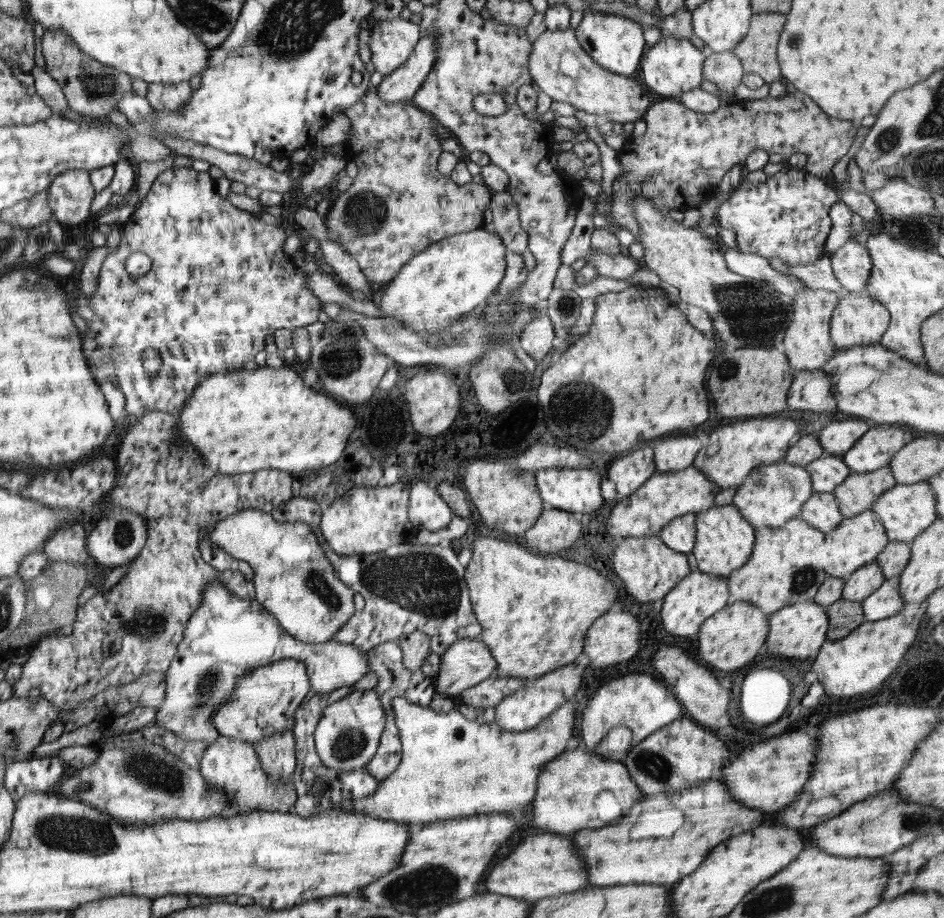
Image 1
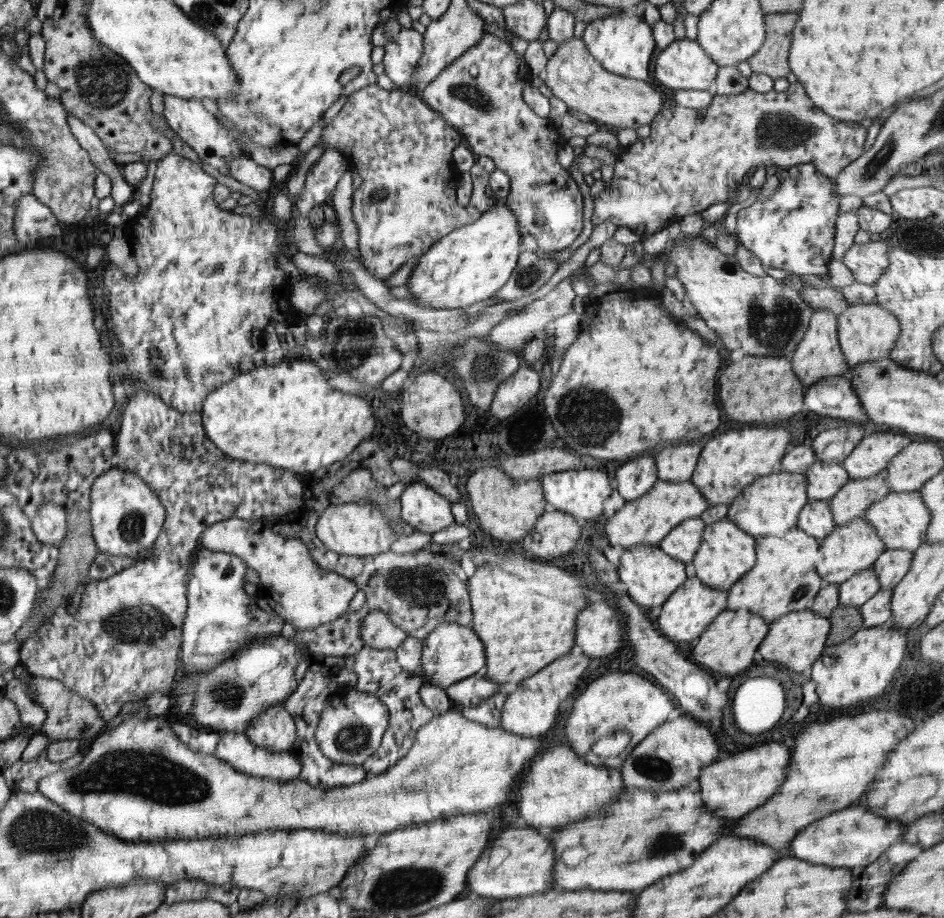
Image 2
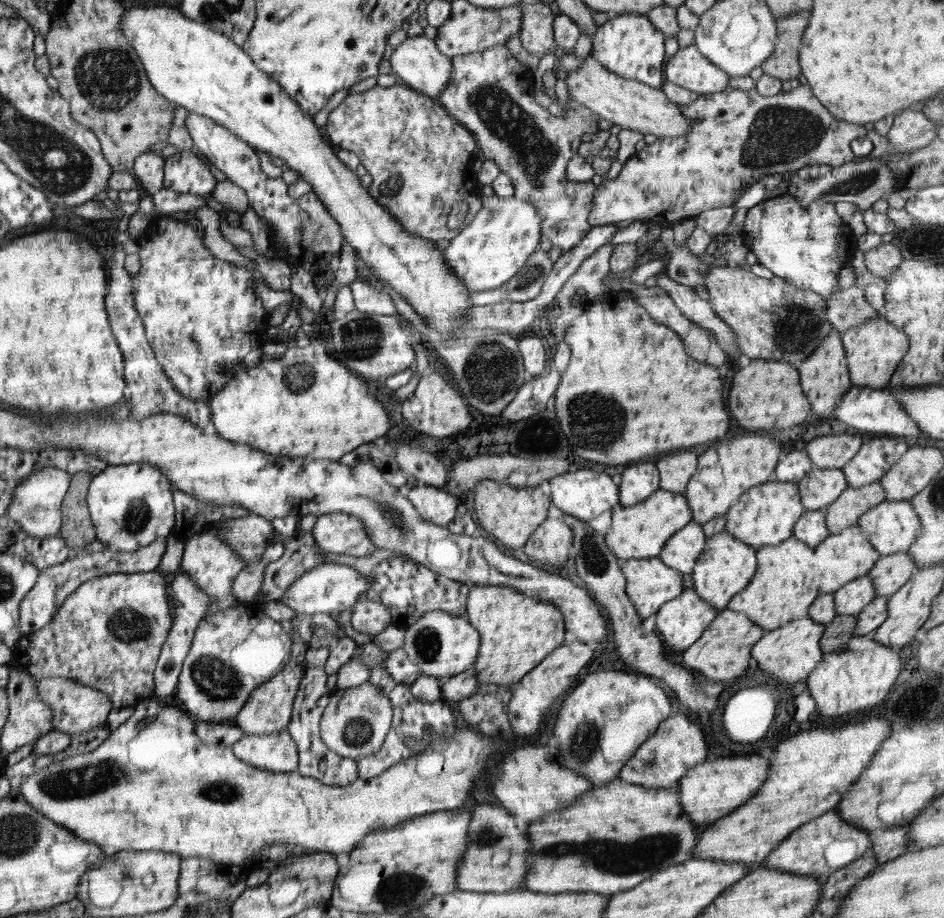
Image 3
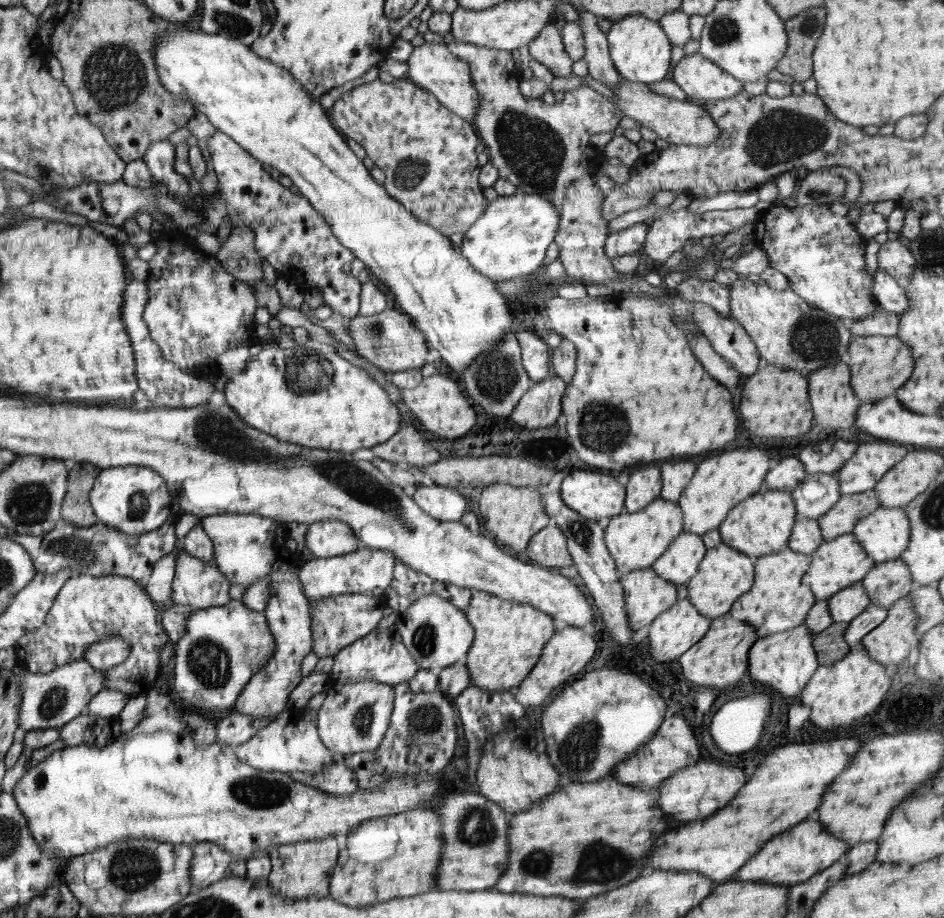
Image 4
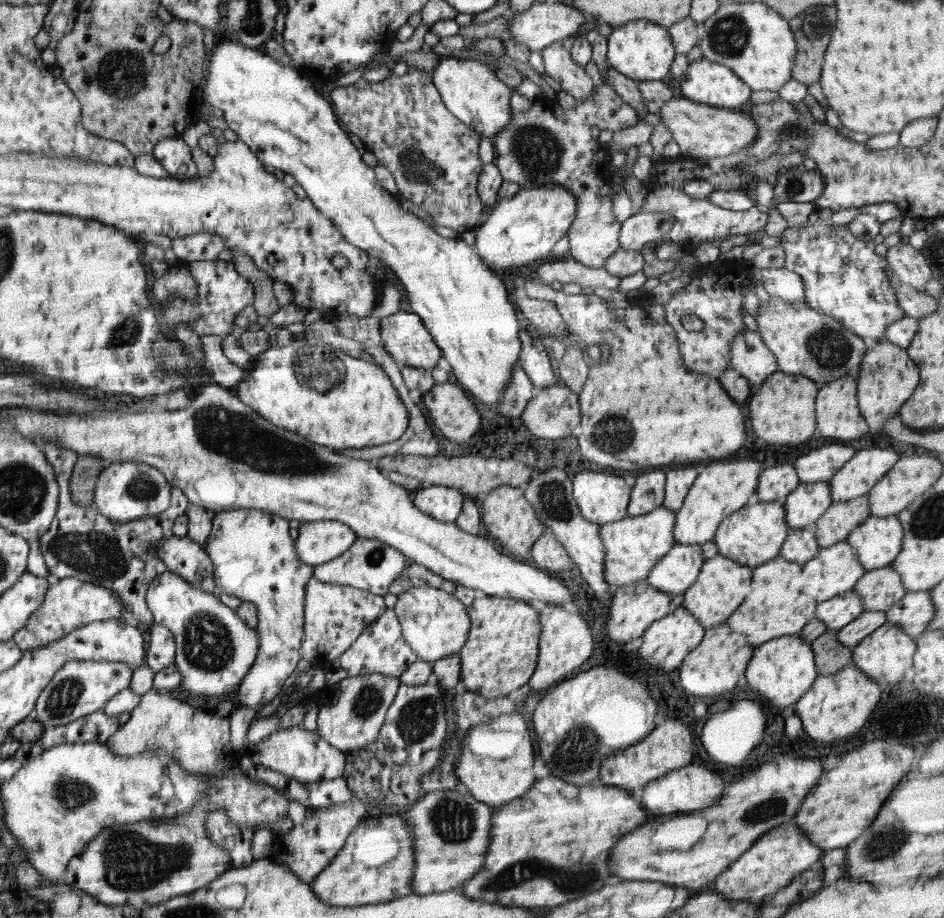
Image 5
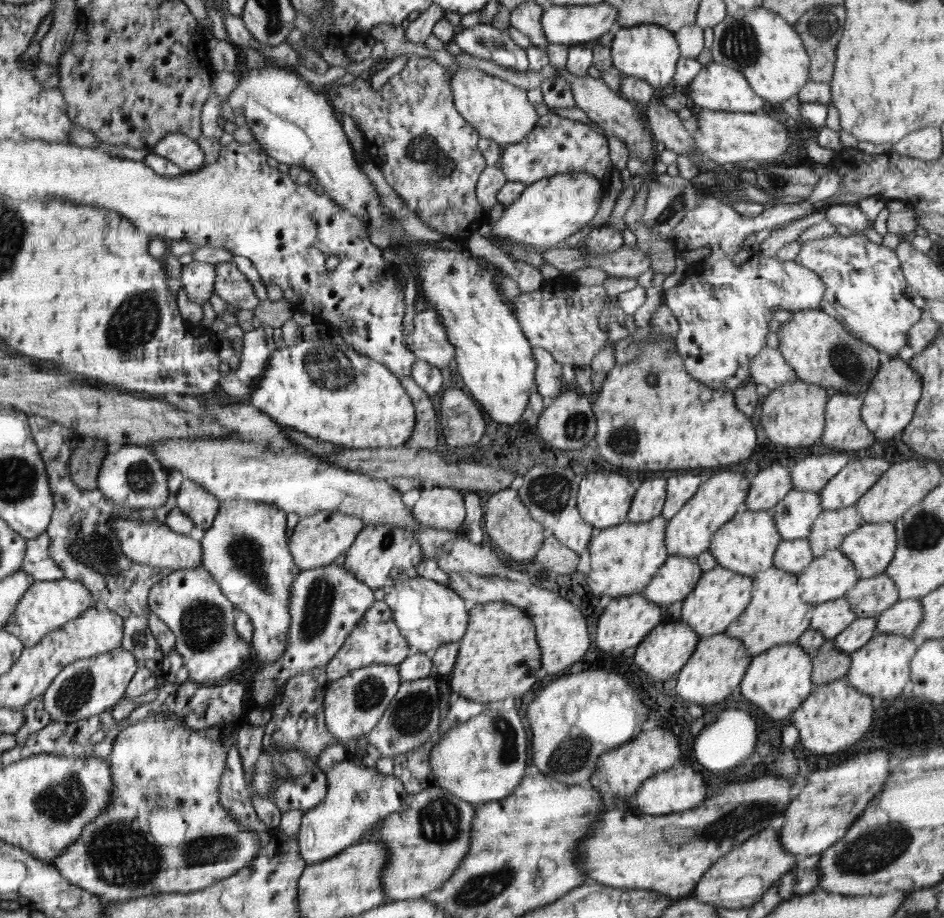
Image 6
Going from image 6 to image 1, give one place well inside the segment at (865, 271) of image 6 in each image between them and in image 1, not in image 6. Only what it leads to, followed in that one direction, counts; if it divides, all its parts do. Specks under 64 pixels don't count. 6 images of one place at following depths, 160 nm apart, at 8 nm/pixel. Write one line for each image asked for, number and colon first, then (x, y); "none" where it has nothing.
1: (787, 216)
2: (793, 229)
3: (807, 245)
4: (822, 255)
5: (842, 276)

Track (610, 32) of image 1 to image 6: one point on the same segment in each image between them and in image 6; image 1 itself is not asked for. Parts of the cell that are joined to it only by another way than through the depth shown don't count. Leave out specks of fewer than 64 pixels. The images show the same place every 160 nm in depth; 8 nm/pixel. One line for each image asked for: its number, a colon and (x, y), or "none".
2: (623, 43)
3: (629, 45)
4: (640, 50)
5: (642, 50)
6: (650, 52)

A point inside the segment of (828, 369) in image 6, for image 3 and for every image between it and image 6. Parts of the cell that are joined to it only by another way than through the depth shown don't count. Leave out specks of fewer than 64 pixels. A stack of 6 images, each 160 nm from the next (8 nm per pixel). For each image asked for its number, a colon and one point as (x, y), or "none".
3: (772, 320)
4: (787, 331)
5: (805, 342)

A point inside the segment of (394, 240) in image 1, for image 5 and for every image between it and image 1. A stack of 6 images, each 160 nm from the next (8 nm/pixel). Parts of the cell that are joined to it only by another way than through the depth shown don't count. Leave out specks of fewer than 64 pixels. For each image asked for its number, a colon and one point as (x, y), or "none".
2: (402, 149)
3: (423, 162)
4: (428, 153)
5: (433, 156)

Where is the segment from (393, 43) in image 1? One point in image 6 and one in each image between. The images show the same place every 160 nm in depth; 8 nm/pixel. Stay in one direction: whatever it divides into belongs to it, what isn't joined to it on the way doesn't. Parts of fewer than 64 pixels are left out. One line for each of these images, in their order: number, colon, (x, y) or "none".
2: (401, 57)
3: (417, 63)
4: (431, 66)
5: (470, 90)
6: (498, 110)

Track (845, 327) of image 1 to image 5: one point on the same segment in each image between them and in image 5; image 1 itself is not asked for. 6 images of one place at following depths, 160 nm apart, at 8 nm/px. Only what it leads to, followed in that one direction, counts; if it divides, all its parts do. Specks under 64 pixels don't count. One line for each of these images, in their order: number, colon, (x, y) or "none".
2: (866, 332)
3: (873, 349)
4: (880, 365)
5: (888, 376)

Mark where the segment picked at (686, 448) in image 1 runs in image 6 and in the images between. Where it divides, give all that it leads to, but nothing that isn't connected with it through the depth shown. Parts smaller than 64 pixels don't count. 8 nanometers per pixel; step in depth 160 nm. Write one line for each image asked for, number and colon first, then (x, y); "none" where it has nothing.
2: (677, 464)
3: (675, 470)
4: (675, 476)
5: (678, 482)
6: (680, 488)

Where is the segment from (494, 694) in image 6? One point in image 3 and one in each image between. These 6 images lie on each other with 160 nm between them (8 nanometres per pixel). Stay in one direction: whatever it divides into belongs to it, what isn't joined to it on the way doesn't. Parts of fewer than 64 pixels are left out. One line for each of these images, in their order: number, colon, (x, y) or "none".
3: (517, 632)
4: (509, 637)
5: (500, 655)

